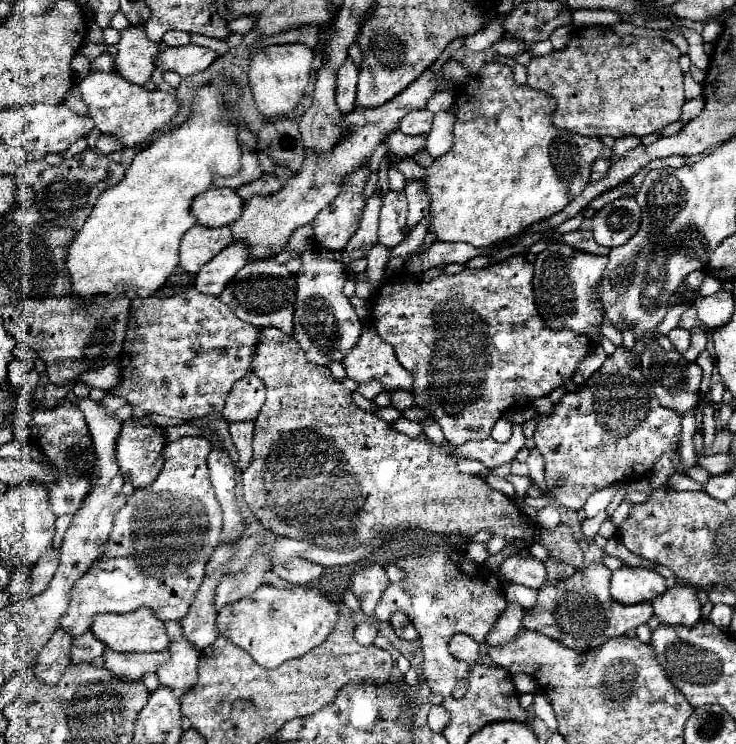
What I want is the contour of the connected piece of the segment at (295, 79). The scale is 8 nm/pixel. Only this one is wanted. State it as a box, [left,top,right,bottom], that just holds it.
[248,43,314,119]

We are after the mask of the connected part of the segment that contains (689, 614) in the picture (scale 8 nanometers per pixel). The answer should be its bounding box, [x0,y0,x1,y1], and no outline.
[652,585,700,625]

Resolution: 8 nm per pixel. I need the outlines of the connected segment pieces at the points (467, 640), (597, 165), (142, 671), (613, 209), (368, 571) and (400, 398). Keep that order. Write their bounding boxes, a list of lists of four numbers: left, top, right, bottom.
[[450,633,480,663],[590,157,610,181],[104,649,170,681],[592,197,640,245],[352,565,390,615],[390,391,414,411]]

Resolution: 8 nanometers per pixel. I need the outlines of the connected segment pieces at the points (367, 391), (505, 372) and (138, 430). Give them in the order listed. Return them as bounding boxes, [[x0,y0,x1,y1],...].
[[358,381,384,399],[372,255,592,445],[116,419,166,489]]

